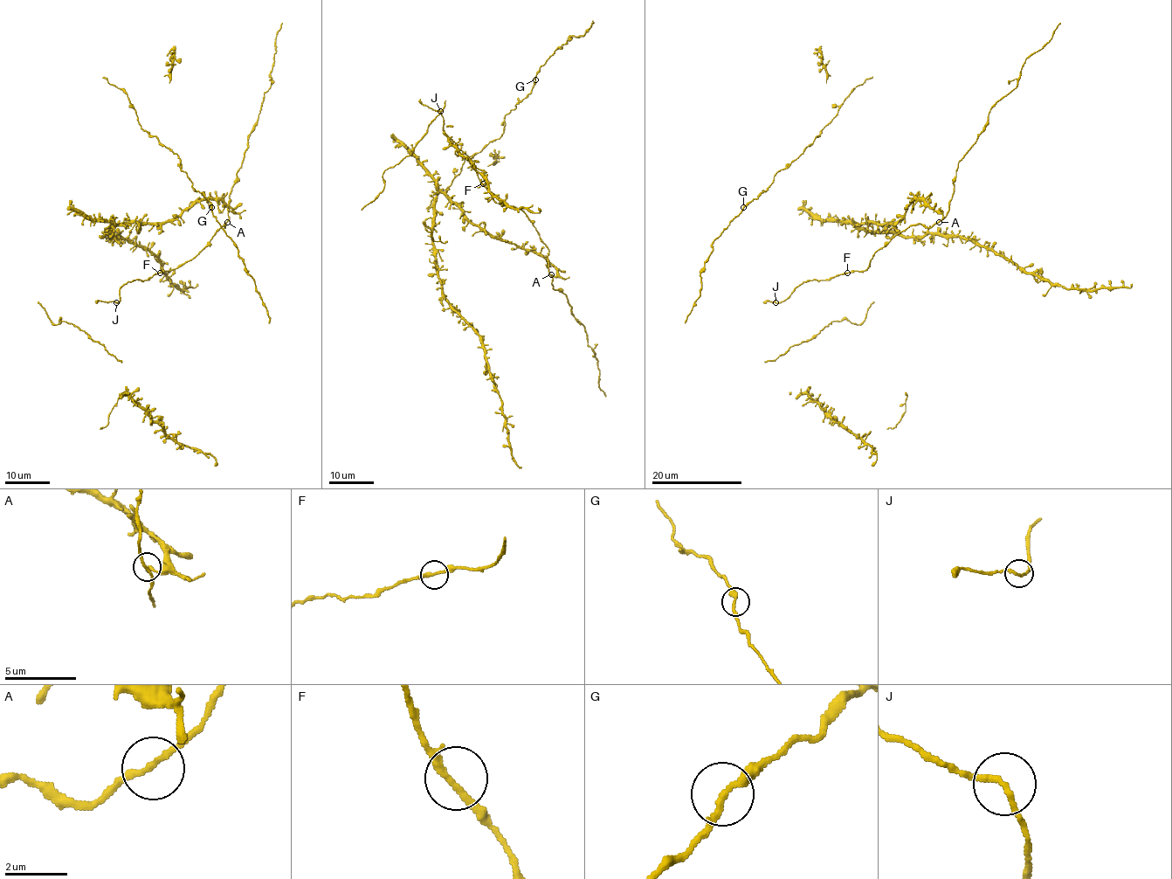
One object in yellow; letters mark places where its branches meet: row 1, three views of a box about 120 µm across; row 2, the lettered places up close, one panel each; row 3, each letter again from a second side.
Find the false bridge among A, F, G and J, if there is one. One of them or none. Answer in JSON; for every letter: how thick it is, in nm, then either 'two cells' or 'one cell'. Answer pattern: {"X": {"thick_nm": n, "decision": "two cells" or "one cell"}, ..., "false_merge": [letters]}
{"A": {"thick_nm": 180, "decision": "one cell"}, "F": {"thick_nm": 220, "decision": "one cell"}, "G": {"thick_nm": 220, "decision": "one cell"}, "J": {"thick_nm": 180, "decision": "one cell"}, "false_merge": []}

